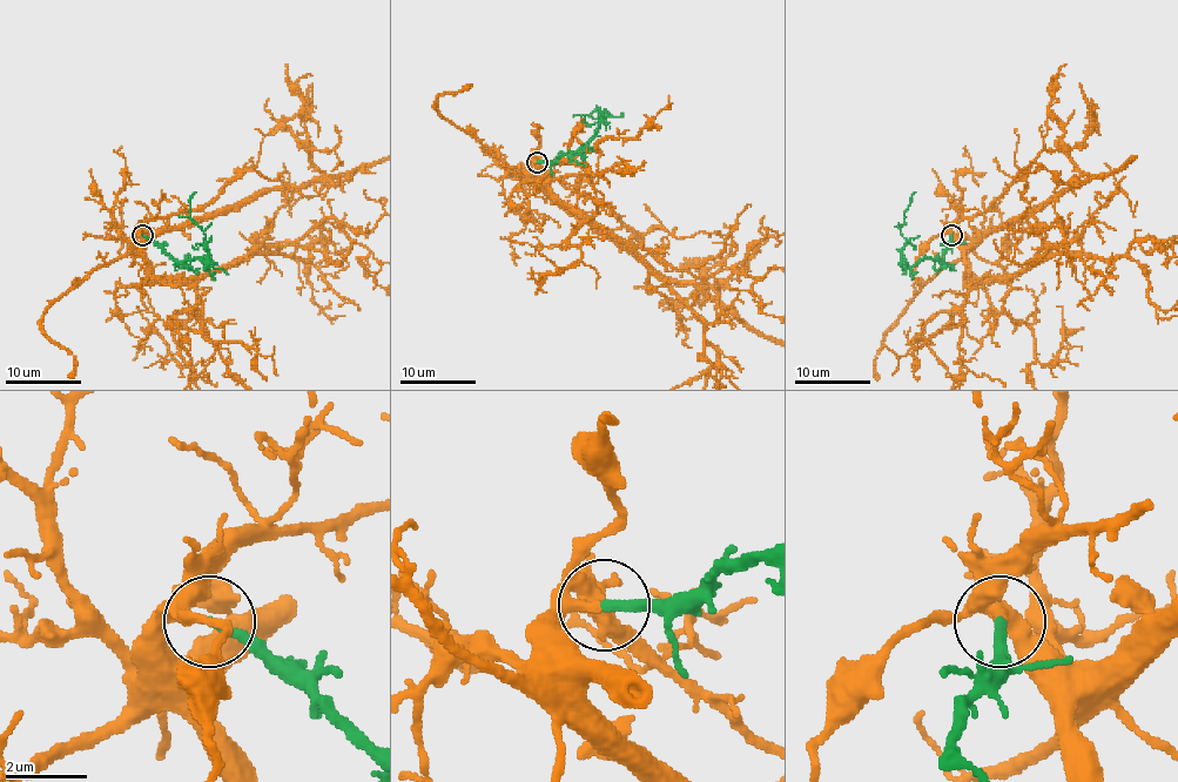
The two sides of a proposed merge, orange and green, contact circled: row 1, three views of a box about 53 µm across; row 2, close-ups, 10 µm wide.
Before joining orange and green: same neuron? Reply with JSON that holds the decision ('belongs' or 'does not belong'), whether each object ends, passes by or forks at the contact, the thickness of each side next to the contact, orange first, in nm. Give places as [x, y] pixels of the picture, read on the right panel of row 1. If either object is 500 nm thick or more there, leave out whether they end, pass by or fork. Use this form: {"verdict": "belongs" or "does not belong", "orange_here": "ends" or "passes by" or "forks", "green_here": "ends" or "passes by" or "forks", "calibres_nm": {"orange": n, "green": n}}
{"verdict": "belongs", "orange_here": "passes by", "green_here": "ends", "calibres_nm": {"orange": 200, "green": 220}}

